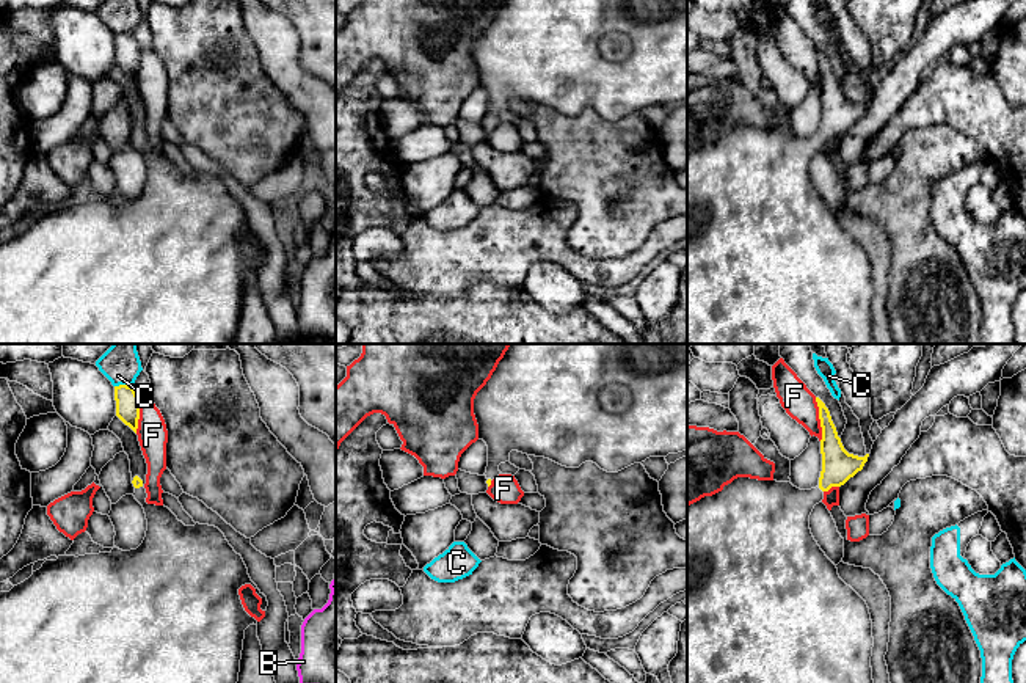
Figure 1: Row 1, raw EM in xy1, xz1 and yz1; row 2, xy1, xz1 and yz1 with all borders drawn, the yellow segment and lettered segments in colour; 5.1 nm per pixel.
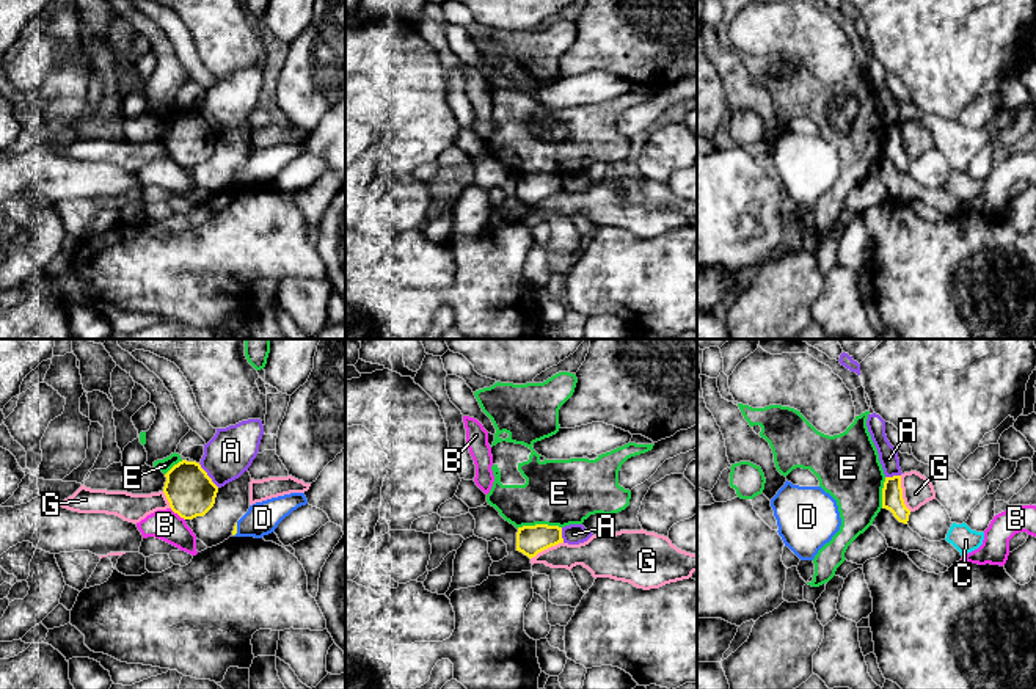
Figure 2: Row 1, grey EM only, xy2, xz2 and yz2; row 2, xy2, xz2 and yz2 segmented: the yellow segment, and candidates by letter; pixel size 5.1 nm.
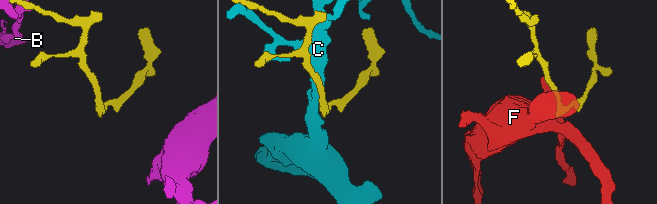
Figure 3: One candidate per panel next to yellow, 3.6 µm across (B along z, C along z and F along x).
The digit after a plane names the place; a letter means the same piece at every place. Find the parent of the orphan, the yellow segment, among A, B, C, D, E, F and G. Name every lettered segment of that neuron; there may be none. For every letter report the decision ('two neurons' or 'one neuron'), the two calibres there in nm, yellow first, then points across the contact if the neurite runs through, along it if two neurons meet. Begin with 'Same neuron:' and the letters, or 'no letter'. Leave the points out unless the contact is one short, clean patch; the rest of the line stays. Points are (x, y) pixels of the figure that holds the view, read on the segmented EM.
Same neuron: no letter
A: two neurons; calibres 240 and 240 nm; border xy2 (198, 463), (218, 487)
B: two neurons; calibres 240 and 160 nm; border xy2 (170, 509), (184, 520)
C: two neurons; calibres 130 and 200 nm
D: two neurons; calibres 20 and 170 nm
E: two neurons; calibres 150 and 340 nm
F: two neurons; calibres 160 and 160 nm
G: two neurons; calibres 110 and 160 nm

